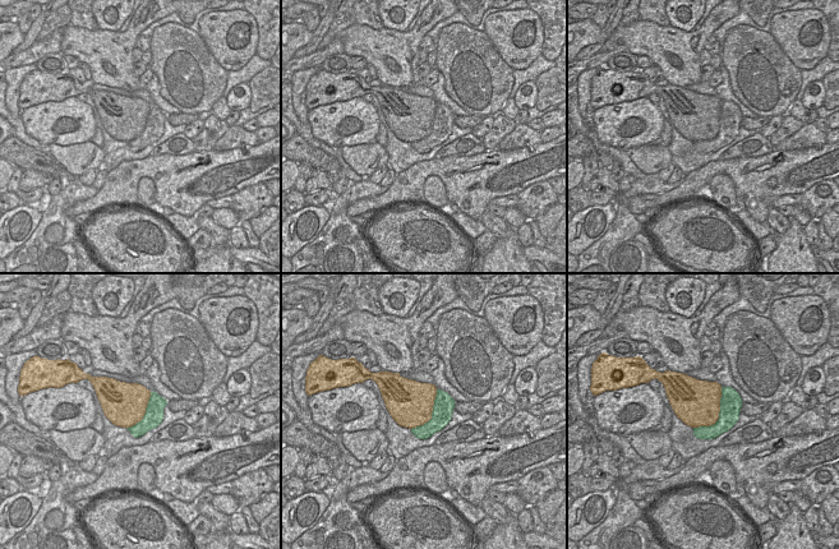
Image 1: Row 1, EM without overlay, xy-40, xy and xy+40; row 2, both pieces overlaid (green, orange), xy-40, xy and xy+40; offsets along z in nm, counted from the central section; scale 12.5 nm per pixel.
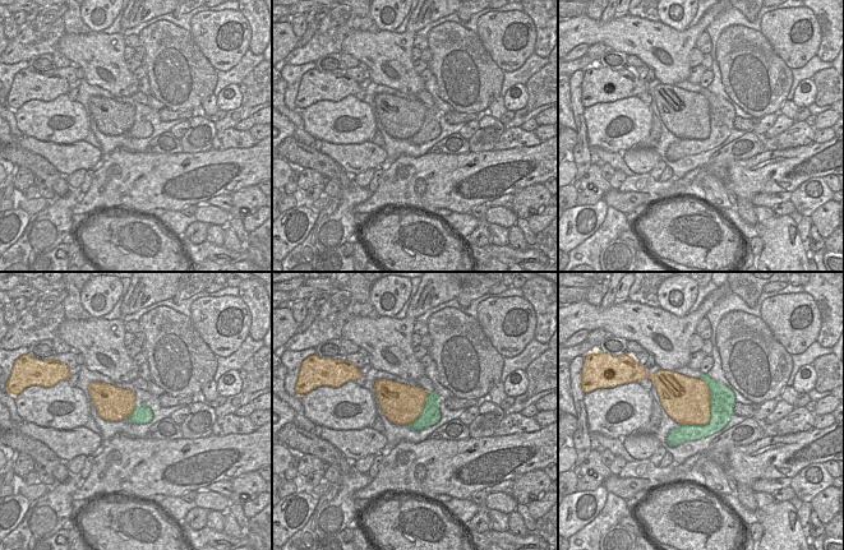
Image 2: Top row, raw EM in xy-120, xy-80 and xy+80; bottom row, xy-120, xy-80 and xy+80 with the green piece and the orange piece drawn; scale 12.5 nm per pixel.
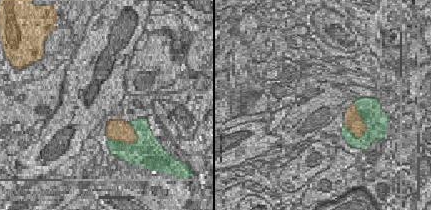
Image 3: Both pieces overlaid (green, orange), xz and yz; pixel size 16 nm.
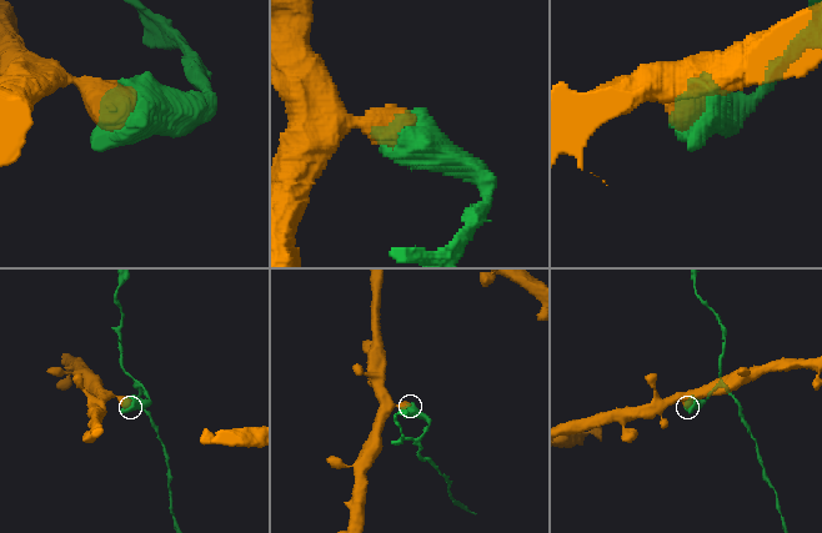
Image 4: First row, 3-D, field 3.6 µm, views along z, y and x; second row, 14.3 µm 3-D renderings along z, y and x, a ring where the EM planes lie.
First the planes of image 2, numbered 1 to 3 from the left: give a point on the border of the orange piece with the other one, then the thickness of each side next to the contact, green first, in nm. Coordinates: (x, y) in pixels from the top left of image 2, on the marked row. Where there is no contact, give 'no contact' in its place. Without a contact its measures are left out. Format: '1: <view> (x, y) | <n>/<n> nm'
1: xy-120 (133, 411) | 220/420 nm
2: xy-80 (420, 414) | 240/480 nm
3: xy+80 (710, 412) | 320/440 nm

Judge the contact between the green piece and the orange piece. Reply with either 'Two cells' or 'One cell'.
Two cells.

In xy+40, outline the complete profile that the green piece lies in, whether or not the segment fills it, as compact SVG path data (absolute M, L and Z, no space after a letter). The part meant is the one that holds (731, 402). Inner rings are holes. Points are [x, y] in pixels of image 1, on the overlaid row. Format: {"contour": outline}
{"contour": "M722 387L719 419L714 425L693 428L699 439L714 439L734 426L742 407L739 393L732 387Z"}

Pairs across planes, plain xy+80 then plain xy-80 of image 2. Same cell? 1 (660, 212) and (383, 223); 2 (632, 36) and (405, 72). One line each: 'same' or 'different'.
1: same
2: same

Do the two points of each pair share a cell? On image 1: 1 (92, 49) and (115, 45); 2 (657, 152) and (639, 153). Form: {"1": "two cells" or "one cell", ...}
{"1": "one cell", "2": "one cell"}

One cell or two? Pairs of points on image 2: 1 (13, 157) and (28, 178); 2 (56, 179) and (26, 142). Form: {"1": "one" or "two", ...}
{"1": "two", "2": "two"}

